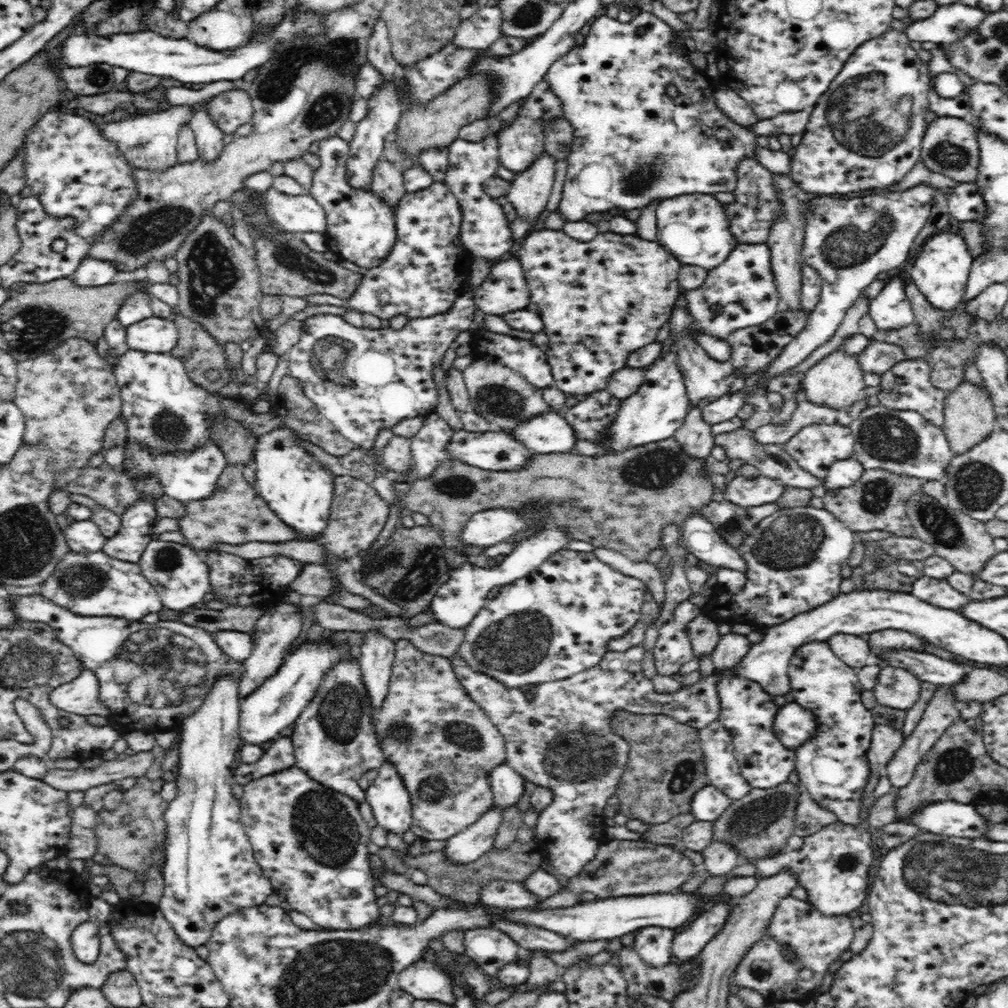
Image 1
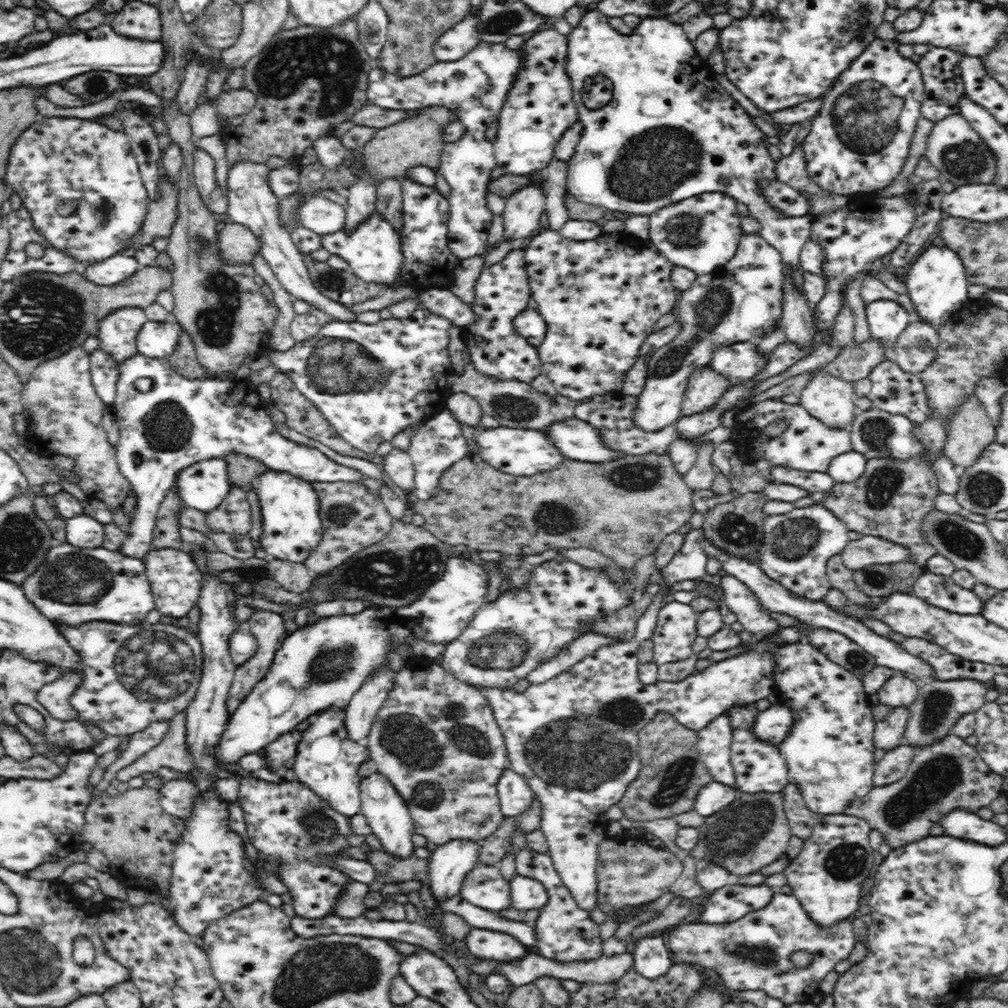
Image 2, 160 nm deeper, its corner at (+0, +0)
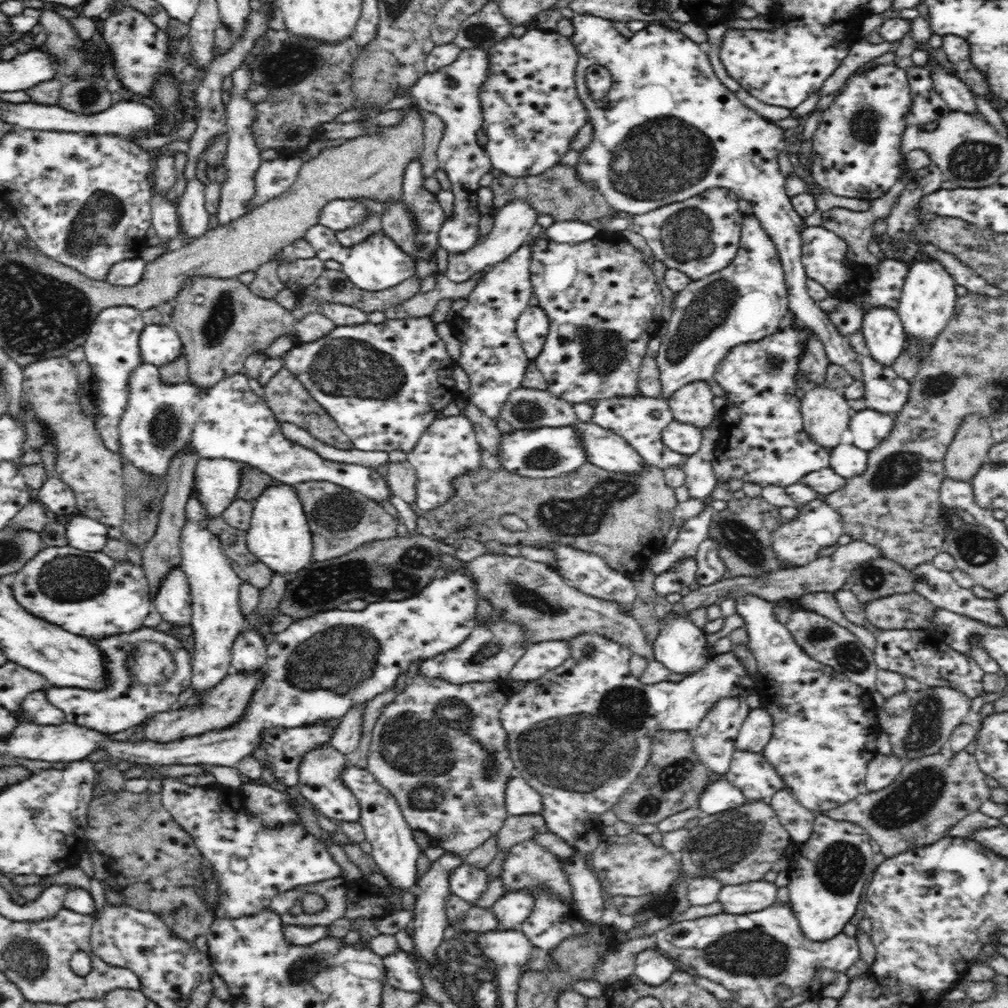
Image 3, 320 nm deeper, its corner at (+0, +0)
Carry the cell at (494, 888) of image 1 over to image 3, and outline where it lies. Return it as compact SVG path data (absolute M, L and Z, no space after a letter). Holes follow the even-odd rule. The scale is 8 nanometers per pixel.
M467 863L454 868L448 880L451 893L464 899L468 904L479 898L490 882L484 869Z

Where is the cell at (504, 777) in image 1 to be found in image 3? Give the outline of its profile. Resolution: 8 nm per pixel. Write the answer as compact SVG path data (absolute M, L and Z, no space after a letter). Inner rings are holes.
M521 776L510 778L506 782L504 798L508 815L522 816L542 812L542 795Z

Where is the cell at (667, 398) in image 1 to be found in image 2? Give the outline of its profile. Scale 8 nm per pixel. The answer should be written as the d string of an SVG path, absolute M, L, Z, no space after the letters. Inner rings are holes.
M742 234L734 256L717 272L698 275L686 290L678 292L675 314L681 322L680 332L667 345L661 346L647 357L649 378L640 392L634 410L634 425L644 431L656 432L669 427L682 417L684 393L691 372L710 364L712 352L720 346L731 346L736 342L757 341L780 320L784 292L784 264L781 255L759 234Z

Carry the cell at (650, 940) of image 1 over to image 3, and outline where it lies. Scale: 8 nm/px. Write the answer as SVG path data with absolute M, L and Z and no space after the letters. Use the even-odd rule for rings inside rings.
M644 950L639 952L633 966L634 977L652 986L666 982L676 967L670 959L657 950Z

